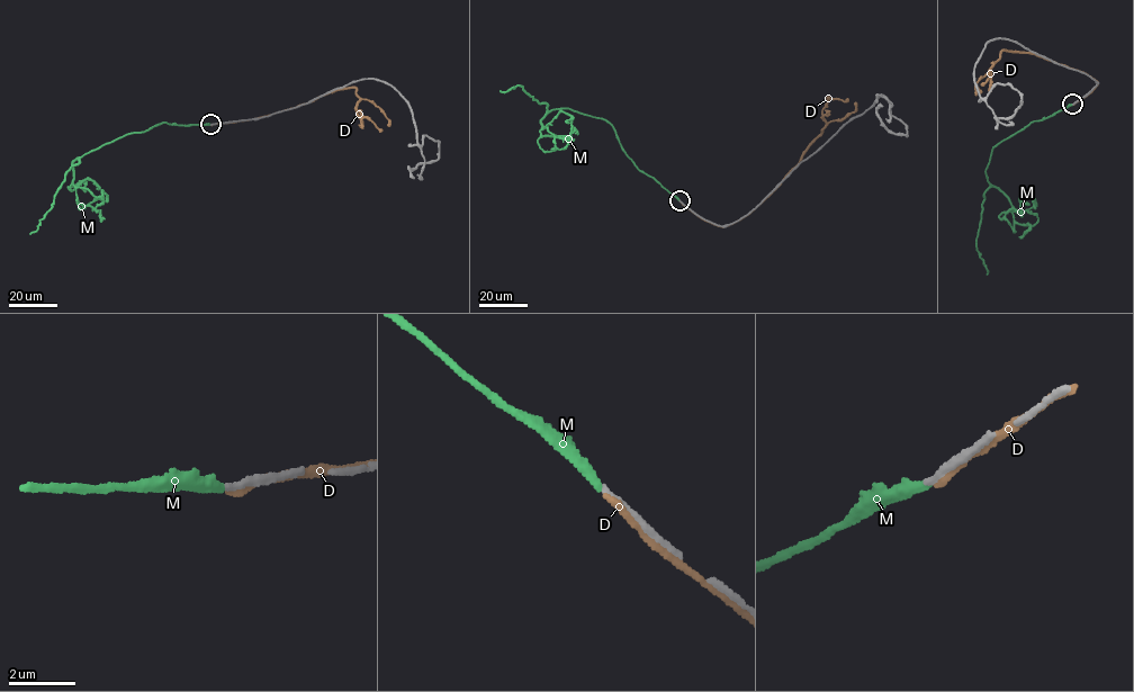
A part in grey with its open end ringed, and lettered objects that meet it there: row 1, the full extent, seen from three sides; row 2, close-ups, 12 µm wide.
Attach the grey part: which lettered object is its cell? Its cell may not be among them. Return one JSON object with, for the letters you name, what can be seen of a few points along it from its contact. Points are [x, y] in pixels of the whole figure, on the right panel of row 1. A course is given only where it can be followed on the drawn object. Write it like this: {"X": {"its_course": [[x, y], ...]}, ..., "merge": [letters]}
{"M": {"its_course": [[1072, 104], [1032, 122], [992, 151], [986, 169], [990, 185], [983, 194], [975, 245], [987, 275]]}, "merge": ["M"]}

